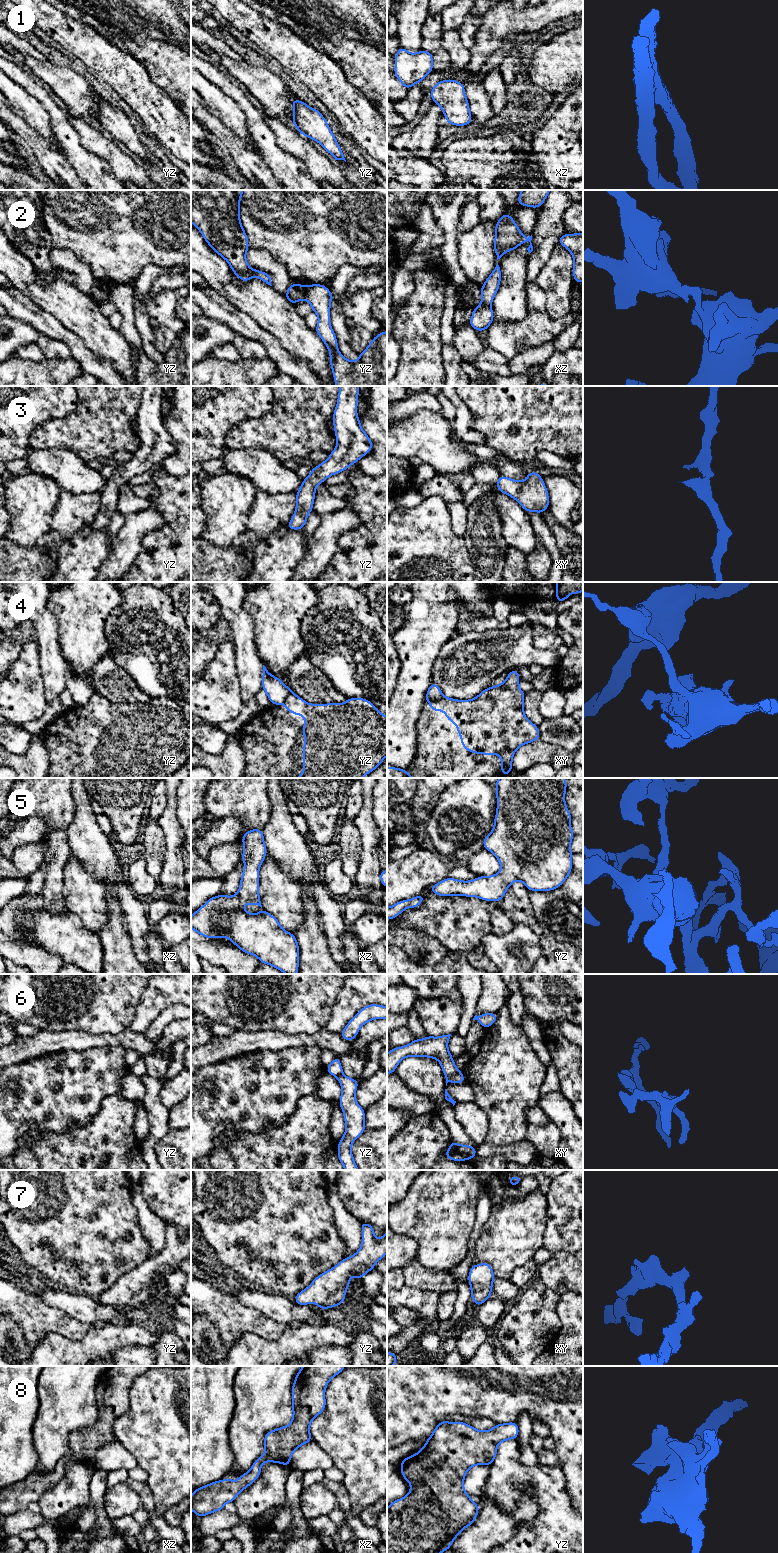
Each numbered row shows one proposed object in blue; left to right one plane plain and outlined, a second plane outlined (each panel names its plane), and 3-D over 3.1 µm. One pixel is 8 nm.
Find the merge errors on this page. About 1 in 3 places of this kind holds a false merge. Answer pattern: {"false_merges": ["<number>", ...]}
{"false_merges": ["2", "4", "6"]}

